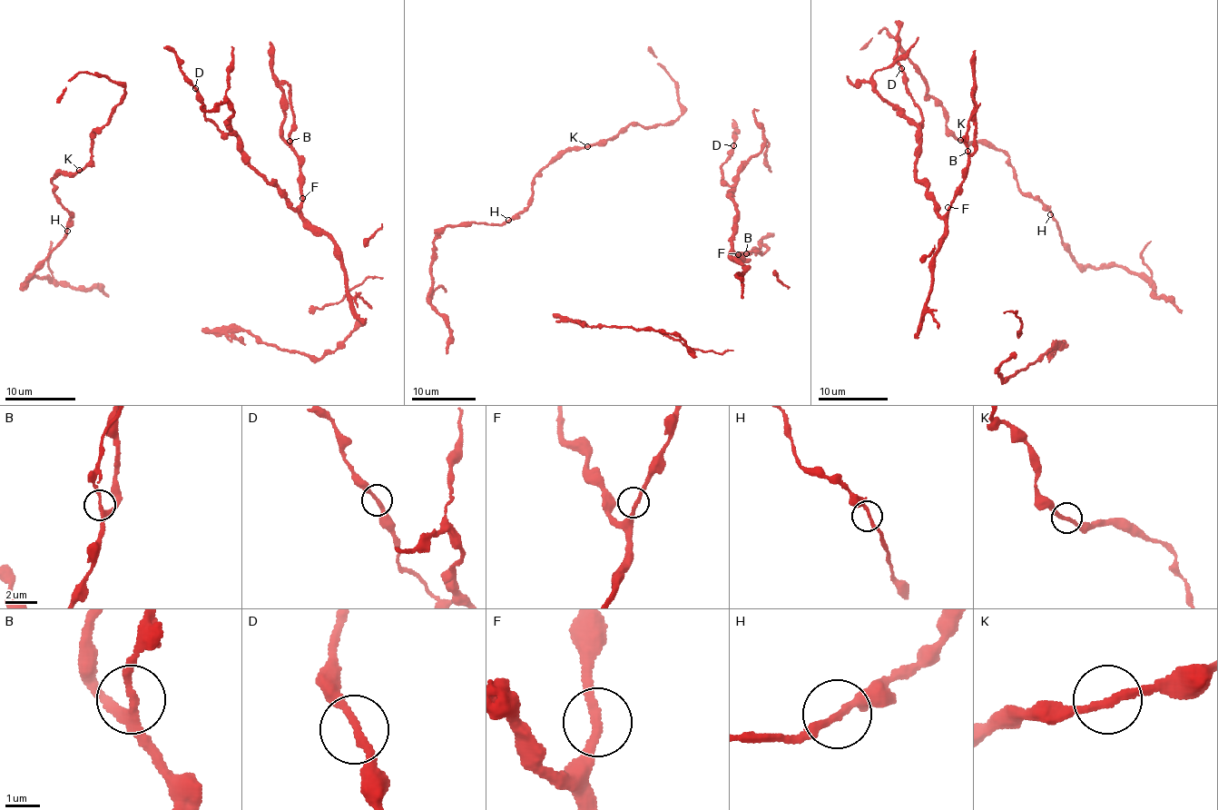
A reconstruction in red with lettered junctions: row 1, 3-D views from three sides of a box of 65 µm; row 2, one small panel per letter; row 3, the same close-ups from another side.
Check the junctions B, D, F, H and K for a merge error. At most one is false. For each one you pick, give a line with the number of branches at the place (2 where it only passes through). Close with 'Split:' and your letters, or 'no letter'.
B: 3 branches meet
Split: B

